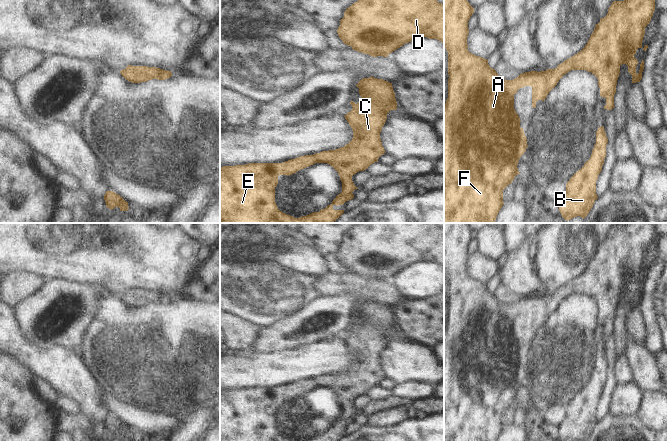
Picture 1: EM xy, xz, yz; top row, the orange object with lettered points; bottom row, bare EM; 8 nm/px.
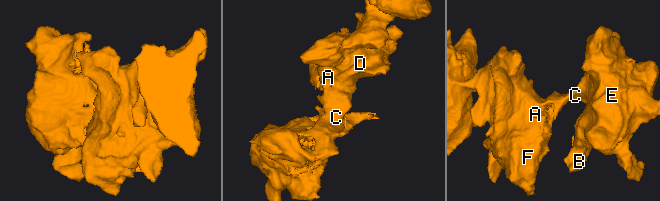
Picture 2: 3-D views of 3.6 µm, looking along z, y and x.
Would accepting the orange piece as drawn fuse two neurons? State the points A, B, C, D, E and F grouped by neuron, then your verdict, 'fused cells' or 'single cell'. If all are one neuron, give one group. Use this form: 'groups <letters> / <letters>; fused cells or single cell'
groups A B C D E F; single cell

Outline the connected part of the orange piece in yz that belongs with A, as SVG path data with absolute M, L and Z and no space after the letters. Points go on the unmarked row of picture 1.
M444 223L444 271L448 276L448 322L444 328L444 441L497 441L500 433L502 432L503 426L503 414L512 407L515 400L520 398L517 392L520 381L526 375L527 362L524 358L523 352L520 351L520 342L514 333L514 319L520 312L525 310L532 311L532 331L536 331L538 324L544 325L549 316L557 309L559 304L571 294L586 294L594 298L598 303L598 310L600 312L600 320L606 323L606 329L604 333L611 334L614 332L614 319L616 317L617 304L620 298L620 290L626 288L628 290L628 296L632 299L632 307L640 306L642 303L642 296L644 293L644 284L640 288L639 297L636 297L636 290L638 288L637 283L634 281L638 272L642 272L644 275L647 274L648 269L642 270L642 265L645 258L645 251L650 247L655 234L655 223L625 223L624 225L613 225L608 233L608 237L604 242L600 243L600 246L595 249L595 253L591 258L585 271L572 280L559 288L555 293L547 293L545 295L530 295L521 297L517 302L513 304L502 303L495 293L492 293L488 284L482 281L476 280L468 275L467 261L469 257L468 245L474 237L474 232L466 223Z

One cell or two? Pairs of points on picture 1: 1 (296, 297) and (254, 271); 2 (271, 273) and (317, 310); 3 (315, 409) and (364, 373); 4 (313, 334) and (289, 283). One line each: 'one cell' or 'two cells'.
1: one cell
2: two cells
3: one cell
4: two cells

